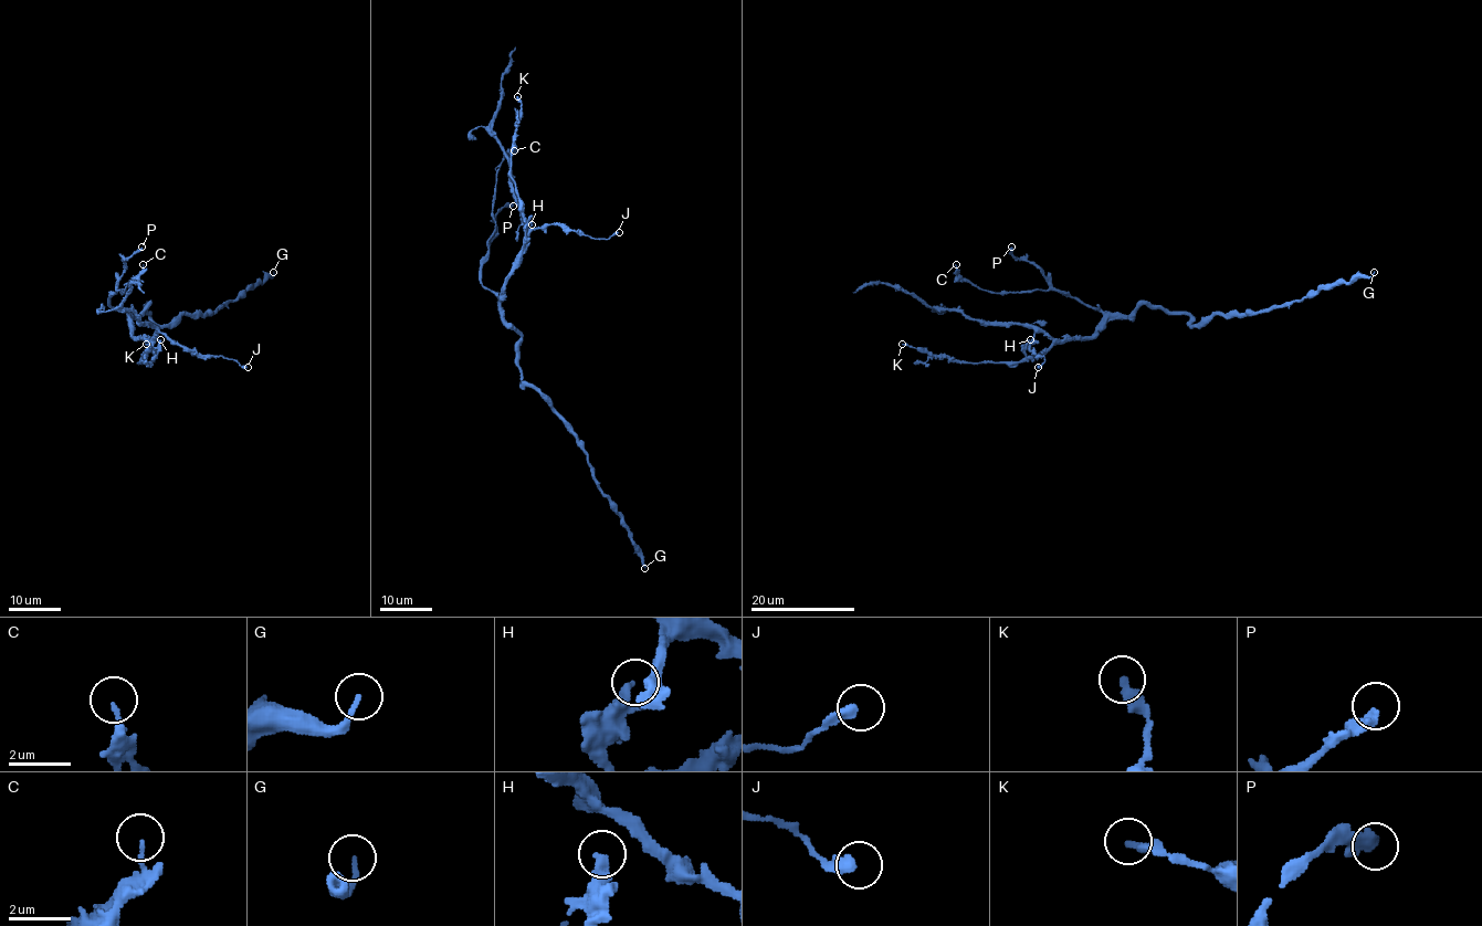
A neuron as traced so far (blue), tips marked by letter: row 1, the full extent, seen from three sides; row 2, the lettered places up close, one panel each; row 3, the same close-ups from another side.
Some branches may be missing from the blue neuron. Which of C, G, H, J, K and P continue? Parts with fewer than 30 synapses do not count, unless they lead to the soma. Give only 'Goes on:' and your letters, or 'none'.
Goes on: none

